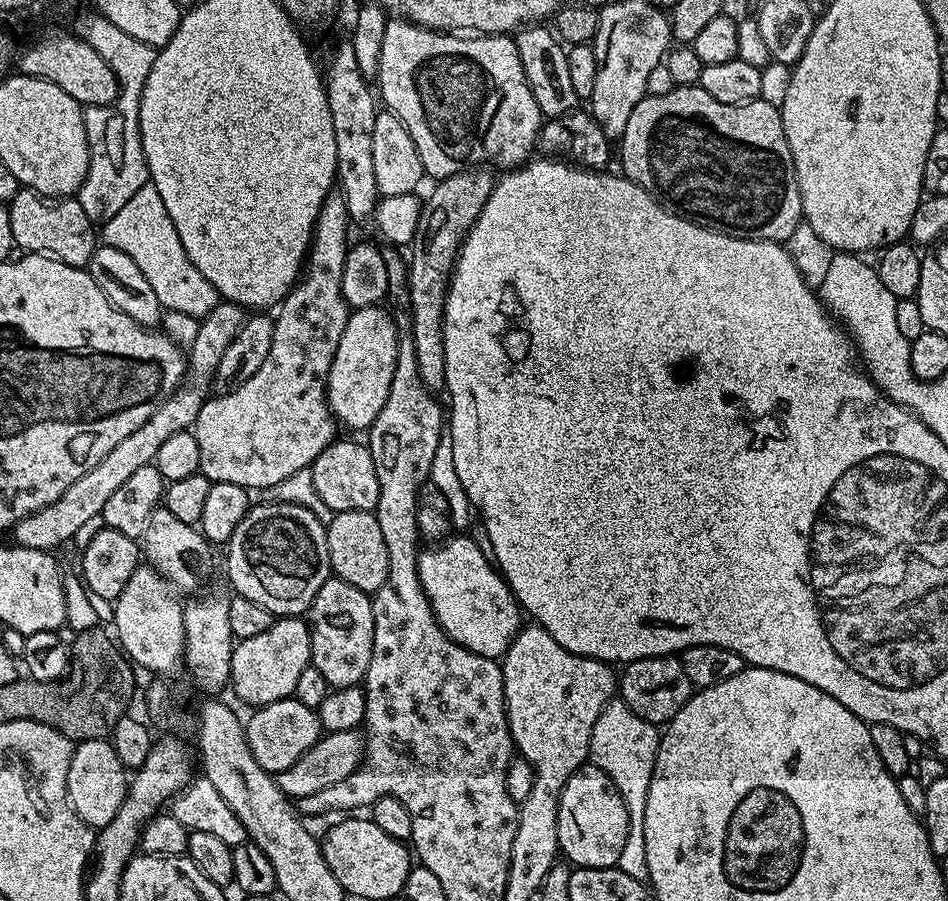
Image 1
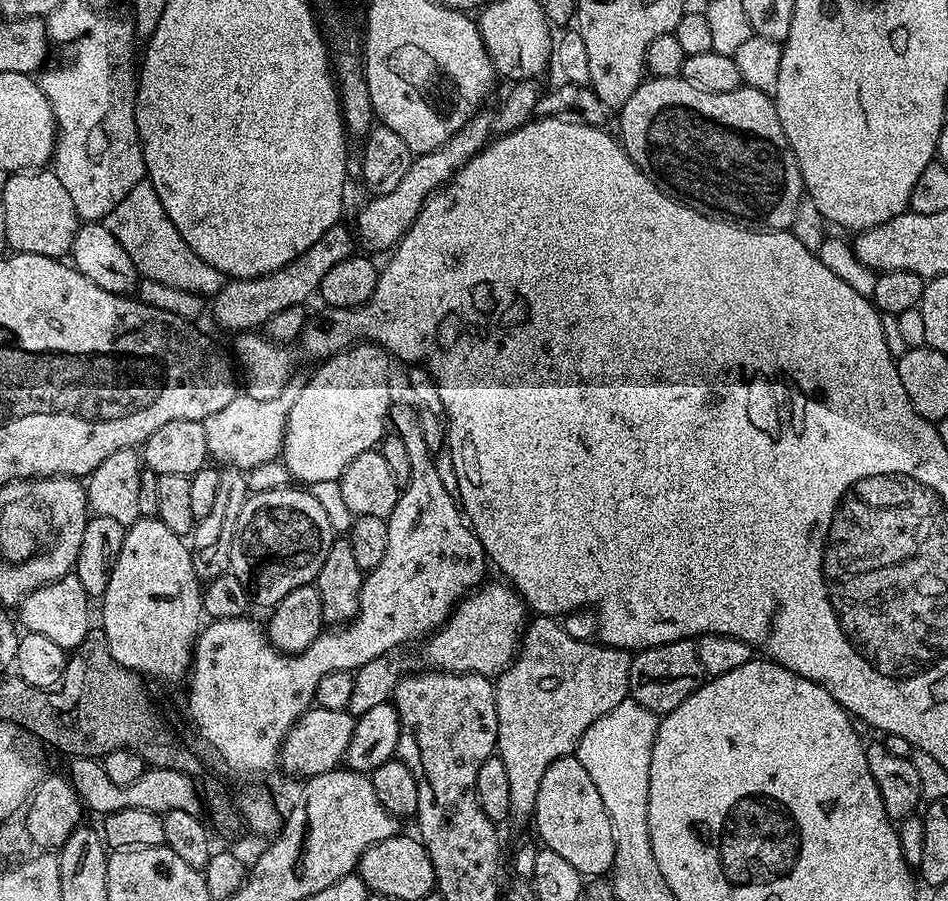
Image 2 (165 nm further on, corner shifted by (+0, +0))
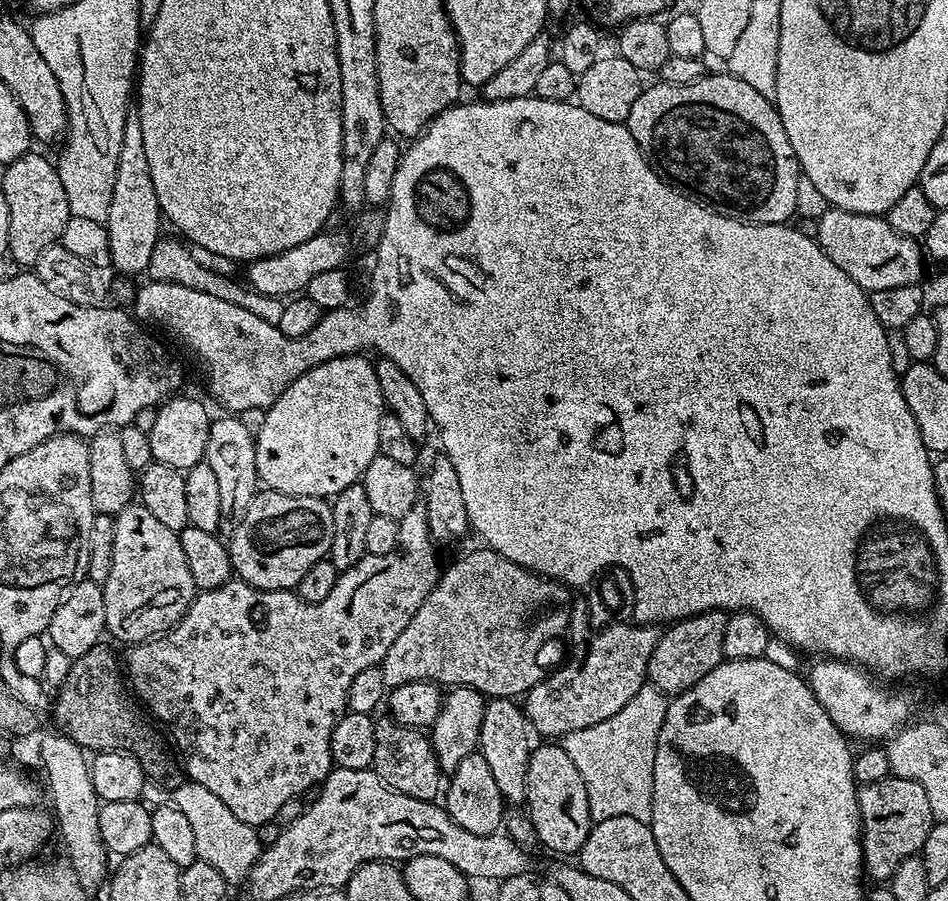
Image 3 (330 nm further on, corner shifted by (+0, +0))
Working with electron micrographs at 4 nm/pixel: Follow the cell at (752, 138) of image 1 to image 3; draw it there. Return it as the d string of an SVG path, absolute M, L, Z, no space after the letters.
M705 74L701 80L698 82L690 82L690 86L670 86L669 84L661 84L659 82L653 83L653 88L650 86L645 87L641 92L640 96L637 98L637 101L634 102L634 106L630 109L630 114L626 121L630 134L634 134L634 142L638 142L638 146L642 151L644 151L644 156L648 160L649 164L660 173L660 179L667 182L667 184L672 185L673 188L677 188L679 192L688 196L692 200L698 201L698 203L703 204L705 208L712 208L718 214L723 216L729 216L735 220L743 220L746 224L788 224L793 217L796 216L796 195L798 194L798 182L802 178L802 173L800 170L800 164L796 161L796 155L794 154L794 146L790 146L790 142L786 138L786 126L782 126L782 118L778 114L775 103L766 98L762 98L762 94L758 94L758 90L753 90L749 84L742 82L738 78L734 78L730 74L723 74L724 76L712 76L712 74Z

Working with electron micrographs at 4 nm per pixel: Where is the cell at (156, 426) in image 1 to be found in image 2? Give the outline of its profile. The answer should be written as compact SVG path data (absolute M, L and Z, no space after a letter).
M341 222L330 226L330 230L326 230L326 234L322 234L322 238L318 238L318 242L314 242L306 254L298 254L298 258L294 258L294 262L286 262L282 270L274 270L258 278L229 279L224 289L211 301L210 316L212 312L213 318L226 331L239 334L263 329L268 320L274 318L274 314L287 310L289 306L307 305L307 300L319 293L322 278L326 278L326 270L330 270L330 266L338 266L338 262L357 251L353 229L349 225L347 228L346 224Z

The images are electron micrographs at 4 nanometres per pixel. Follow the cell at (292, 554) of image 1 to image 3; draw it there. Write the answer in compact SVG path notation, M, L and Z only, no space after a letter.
M260 490L250 502L242 522L231 533L228 553L232 556L233 573L239 579L245 580L251 588L292 590L298 582L302 582L306 570L310 570L314 562L327 557L333 538L334 518L332 517L332 505L327 499L318 496L291 496L271 490Z

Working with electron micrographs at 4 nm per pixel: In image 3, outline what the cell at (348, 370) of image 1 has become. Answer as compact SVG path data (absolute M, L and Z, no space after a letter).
M357 354L354 356L339 356L338 358L327 360L318 366L314 366L313 368L308 369L308 372L306 374L302 374L299 378L297 378L297 380L295 380L294 383L291 384L291 386L289 386L289 388L287 388L287 390L285 390L284 393L271 404L271 406L269 406L269 408L266 410L265 421L262 422L262 430L256 436L256 478L257 481L259 481L259 483L263 485L265 489L271 490L273 492L281 492L282 494L290 494L291 496L318 496L321 498L335 498L339 492L346 490L346 486L357 483L357 481L363 477L366 466L370 466L370 462L374 462L374 458L380 451L380 447L378 446L378 426L380 425L380 420L386 414L384 399L382 398L382 390L378 386L378 374L376 373L376 365L371 359L368 361L366 357L367 355L364 354Z

